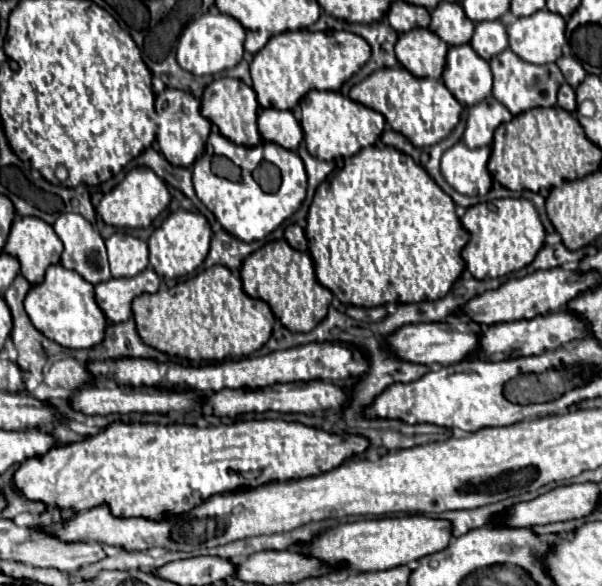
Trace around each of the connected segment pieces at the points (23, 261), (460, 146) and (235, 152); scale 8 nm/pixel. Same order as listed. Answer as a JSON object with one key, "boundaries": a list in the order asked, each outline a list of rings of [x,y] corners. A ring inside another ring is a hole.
{"boundaries":[[[[16,217],[4,245],[4,253],[20,261],[20,275],[30,285],[42,283],[46,269],[52,263],[60,263],[62,249],[52,225],[38,217]]],[[[462,141],[450,147],[442,155],[442,175],[444,179],[462,195],[476,197],[486,195],[492,185],[492,177],[486,169],[490,157],[490,147],[468,149]]],[[[218,131],[210,133],[204,155],[192,167],[192,179],[194,179],[196,195],[200,197],[200,201],[214,213],[218,223],[230,235],[234,235],[236,239],[242,239],[244,243],[264,239],[284,219],[288,219],[294,211],[298,211],[298,207],[302,205],[302,201],[306,197],[306,169],[304,169],[302,159],[294,151],[288,151],[276,143],[264,143],[264,159],[274,163],[282,173],[282,185],[276,193],[264,193],[258,187],[258,183],[252,179],[252,171],[262,161],[262,145],[256,145],[256,147],[236,145],[236,143],[228,141],[224,135],[220,135]],[[214,155],[224,155],[230,161],[238,163],[238,167],[242,167],[242,181],[228,181],[228,179],[216,177],[210,171],[210,163],[212,163]]]]}

